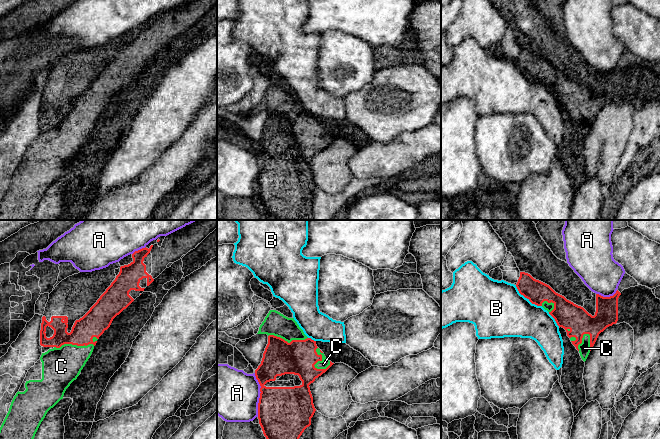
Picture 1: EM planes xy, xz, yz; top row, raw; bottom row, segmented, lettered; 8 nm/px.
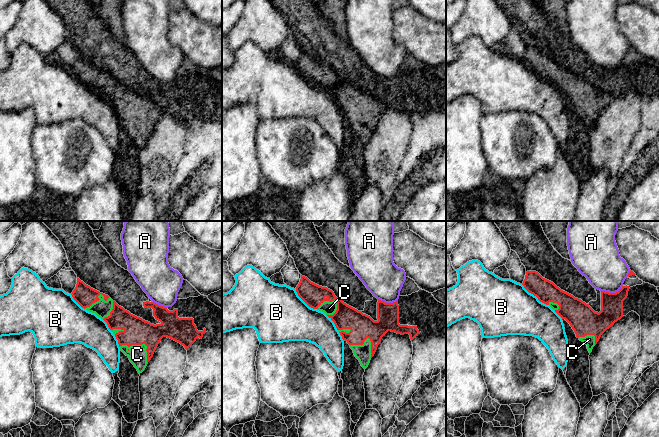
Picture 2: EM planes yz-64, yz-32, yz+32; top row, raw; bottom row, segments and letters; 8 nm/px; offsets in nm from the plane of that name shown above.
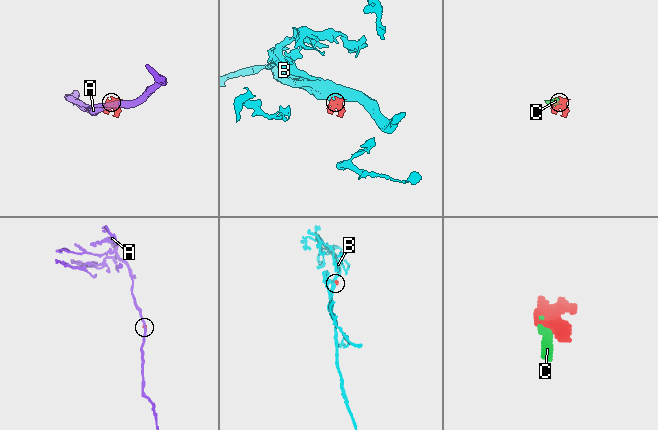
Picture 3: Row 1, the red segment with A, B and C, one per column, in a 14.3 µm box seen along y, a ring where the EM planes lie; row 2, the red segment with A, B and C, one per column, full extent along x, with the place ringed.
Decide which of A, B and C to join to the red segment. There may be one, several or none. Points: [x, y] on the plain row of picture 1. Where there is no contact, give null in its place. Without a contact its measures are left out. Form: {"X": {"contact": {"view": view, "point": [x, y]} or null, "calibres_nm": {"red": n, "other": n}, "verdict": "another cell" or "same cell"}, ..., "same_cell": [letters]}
{"A": {"contact": {"view": "xz", "point": [260, 171]}, "calibres_nm": {"red": 420, "other": 400}, "verdict": "another cell"}, "B": {"contact": {"view": "yz", "point": [527, 74]}, "calibres_nm": {"red": 180, "other": 440}, "verdict": "another cell"}, "C": {"contact": {"view": "xy", "point": [76, 120]}, "calibres_nm": {"red": 200, "other": 300}, "verdict": "same cell"}, "same_cell": ["C"]}

